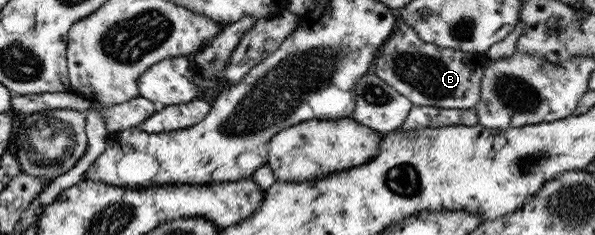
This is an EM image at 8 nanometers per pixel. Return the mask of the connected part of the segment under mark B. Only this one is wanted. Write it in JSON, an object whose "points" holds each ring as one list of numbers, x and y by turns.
{"points":[[407,24,399,26,379,48,371,71,401,96,407,97,413,107,432,106,435,108,468,109,479,100,479,85,483,76,486,57,482,53,469,53,452,48,438,47,419,39,417,33]]}

